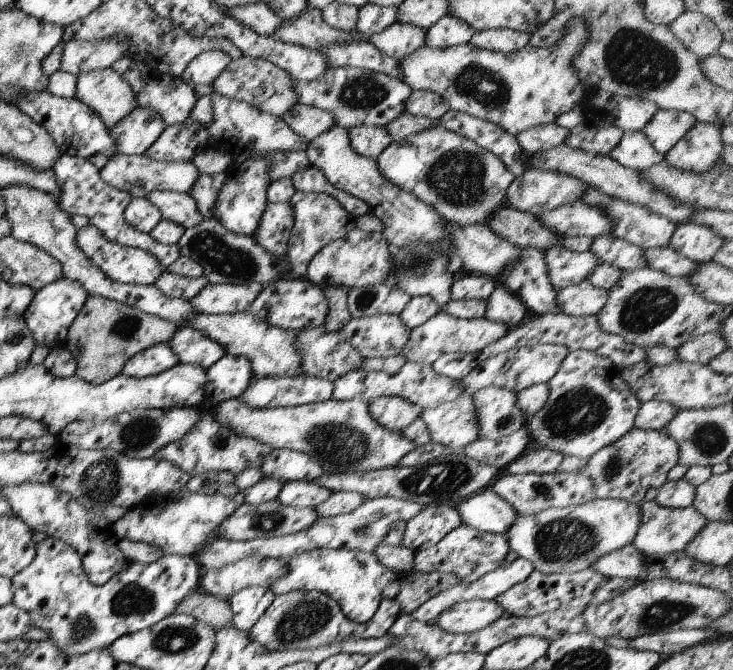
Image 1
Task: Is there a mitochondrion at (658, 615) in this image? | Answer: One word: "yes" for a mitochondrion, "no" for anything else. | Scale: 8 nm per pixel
yes

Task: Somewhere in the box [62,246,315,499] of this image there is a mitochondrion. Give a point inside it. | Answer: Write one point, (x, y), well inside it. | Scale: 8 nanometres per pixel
(138, 433)

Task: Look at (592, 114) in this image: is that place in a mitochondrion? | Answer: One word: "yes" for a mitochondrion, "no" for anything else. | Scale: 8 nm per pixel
no

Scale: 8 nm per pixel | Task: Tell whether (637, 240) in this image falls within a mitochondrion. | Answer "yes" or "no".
no

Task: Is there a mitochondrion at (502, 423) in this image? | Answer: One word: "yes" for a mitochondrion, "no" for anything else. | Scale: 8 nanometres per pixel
yes

